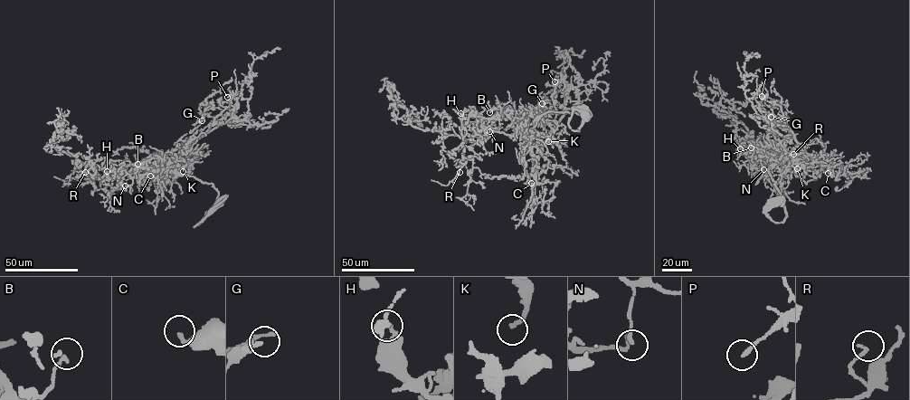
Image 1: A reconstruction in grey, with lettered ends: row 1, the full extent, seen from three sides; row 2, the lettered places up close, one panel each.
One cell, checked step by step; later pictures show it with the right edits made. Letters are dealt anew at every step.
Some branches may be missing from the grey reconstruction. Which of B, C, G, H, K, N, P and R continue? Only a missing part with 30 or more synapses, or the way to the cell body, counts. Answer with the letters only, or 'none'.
B, K

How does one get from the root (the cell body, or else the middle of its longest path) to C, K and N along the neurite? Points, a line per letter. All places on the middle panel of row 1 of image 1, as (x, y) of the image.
C: (584, 113), (568, 123), (578, 130), (573, 112), (546, 111), (528, 127), (536, 163), (526, 207), (531, 183)
K: (584, 113), (573, 109), (574, 130), (582, 119), (575, 112), (540, 115), (533, 123), (549, 131), (548, 141)
N: (584, 113), (573, 109), (574, 130), (582, 119), (575, 112), (546, 111), (523, 125), (499, 112), (489, 131)

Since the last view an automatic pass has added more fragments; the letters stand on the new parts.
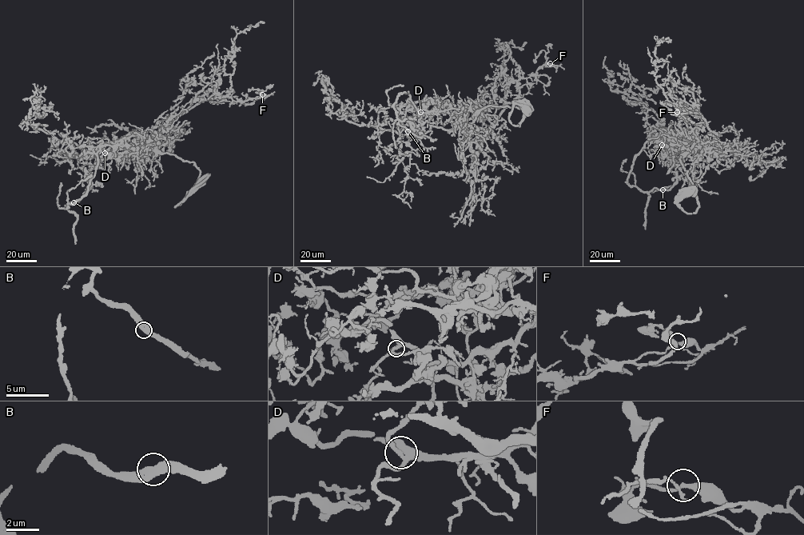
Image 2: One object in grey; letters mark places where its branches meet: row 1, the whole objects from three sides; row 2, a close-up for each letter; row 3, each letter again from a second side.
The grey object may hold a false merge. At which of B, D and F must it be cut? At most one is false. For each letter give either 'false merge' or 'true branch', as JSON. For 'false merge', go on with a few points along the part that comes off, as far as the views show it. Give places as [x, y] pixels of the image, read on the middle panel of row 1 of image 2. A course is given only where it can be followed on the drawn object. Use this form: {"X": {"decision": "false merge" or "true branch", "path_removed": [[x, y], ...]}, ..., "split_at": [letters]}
{"B": {"decision": "true branch"}, "D": {"decision": "false merge", "path_removed": [[420, 112], [423, 104], [417, 109], [408, 93], [401, 93], [394, 105], [398, 122], [422, 136], [407, 120]]}, "F": {"decision": "true branch"}, "split_at": ["D"]}

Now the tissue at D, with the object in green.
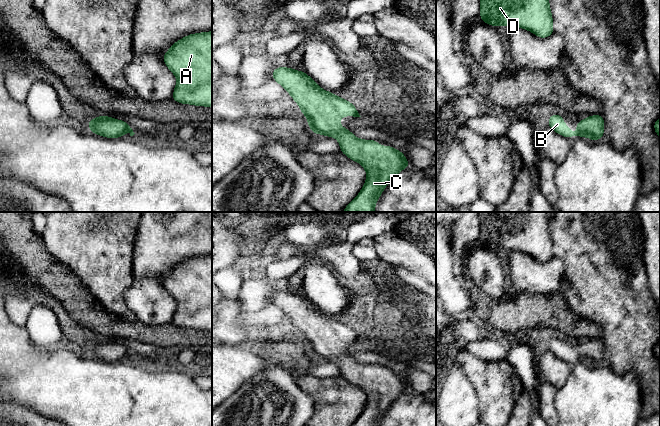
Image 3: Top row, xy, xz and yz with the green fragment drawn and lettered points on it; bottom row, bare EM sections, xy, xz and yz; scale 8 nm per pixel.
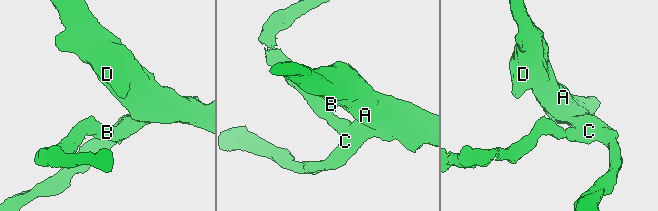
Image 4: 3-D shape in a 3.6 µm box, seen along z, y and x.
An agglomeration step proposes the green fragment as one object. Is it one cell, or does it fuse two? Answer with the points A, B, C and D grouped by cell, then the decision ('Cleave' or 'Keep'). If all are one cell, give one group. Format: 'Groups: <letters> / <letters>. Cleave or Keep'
Groups: A C D / B. Cleave

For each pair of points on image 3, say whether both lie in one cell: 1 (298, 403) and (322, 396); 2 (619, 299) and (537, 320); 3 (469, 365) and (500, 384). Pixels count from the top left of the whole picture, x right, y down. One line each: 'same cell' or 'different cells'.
1: different cells
2: different cells
3: same cell

